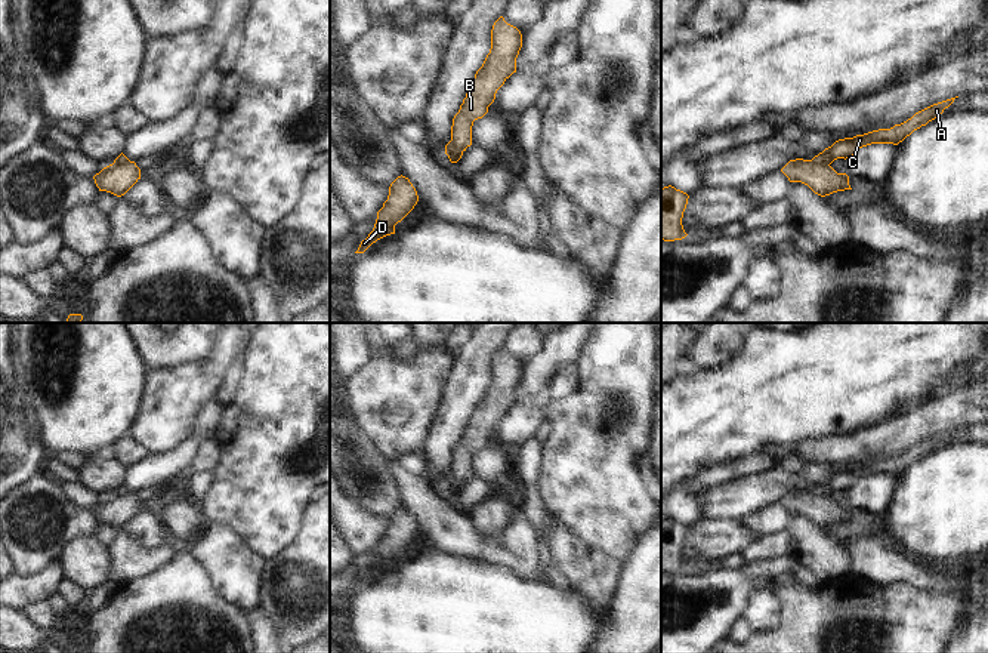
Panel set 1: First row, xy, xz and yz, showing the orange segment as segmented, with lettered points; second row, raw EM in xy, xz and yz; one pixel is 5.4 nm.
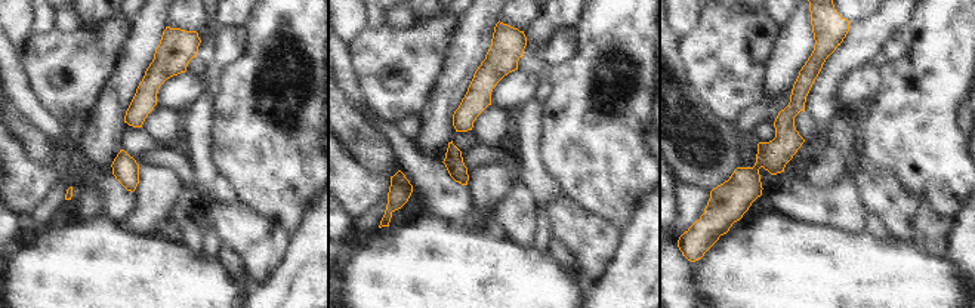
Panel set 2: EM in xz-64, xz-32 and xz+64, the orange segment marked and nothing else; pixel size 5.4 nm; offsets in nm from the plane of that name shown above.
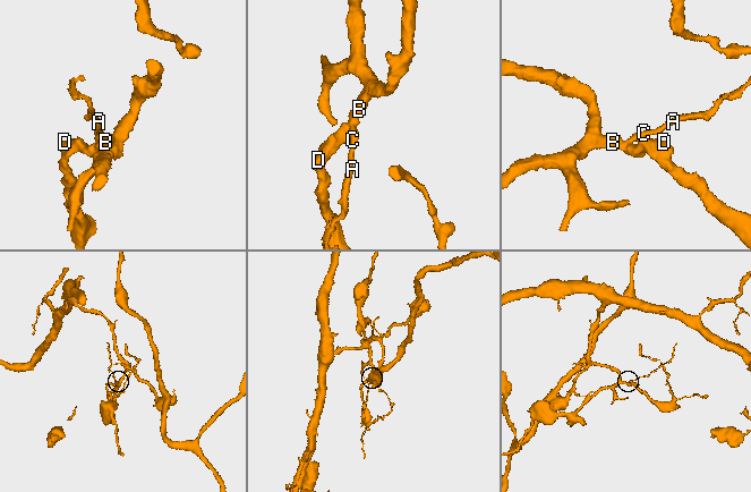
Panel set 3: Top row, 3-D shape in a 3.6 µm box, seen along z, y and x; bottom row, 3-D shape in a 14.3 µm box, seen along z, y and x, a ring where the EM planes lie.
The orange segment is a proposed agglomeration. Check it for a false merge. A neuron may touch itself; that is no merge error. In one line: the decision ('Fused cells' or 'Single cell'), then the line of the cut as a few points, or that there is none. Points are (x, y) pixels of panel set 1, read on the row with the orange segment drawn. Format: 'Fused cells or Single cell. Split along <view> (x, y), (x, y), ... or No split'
Fused cells. Split along xz (450, 141), (456, 151), (462, 151).

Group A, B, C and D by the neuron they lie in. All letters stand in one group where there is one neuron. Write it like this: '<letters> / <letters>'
A C / B D

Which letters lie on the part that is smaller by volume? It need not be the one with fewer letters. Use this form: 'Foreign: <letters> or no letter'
Foreign: A, C

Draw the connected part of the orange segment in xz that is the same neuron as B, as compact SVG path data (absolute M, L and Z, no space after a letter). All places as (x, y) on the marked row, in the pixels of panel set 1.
M500 16L491 30L491 49L453 118L451 145L456 153L472 145L473 121L488 113L497 90L516 73L516 58L522 47L521 31Z

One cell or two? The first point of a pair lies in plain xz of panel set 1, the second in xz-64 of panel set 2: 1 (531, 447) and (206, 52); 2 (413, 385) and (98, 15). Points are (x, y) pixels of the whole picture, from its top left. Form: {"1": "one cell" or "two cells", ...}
{"1": "one cell", "2": "two cells"}

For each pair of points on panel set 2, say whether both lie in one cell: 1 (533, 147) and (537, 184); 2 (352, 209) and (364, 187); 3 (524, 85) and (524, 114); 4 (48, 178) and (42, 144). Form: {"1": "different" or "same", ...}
{"1": "same", "2": "same", "3": "different", "4": "different"}

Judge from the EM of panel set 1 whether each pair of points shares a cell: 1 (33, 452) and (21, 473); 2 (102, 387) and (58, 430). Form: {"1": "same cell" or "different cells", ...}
{"1": "same cell", "2": "same cell"}

